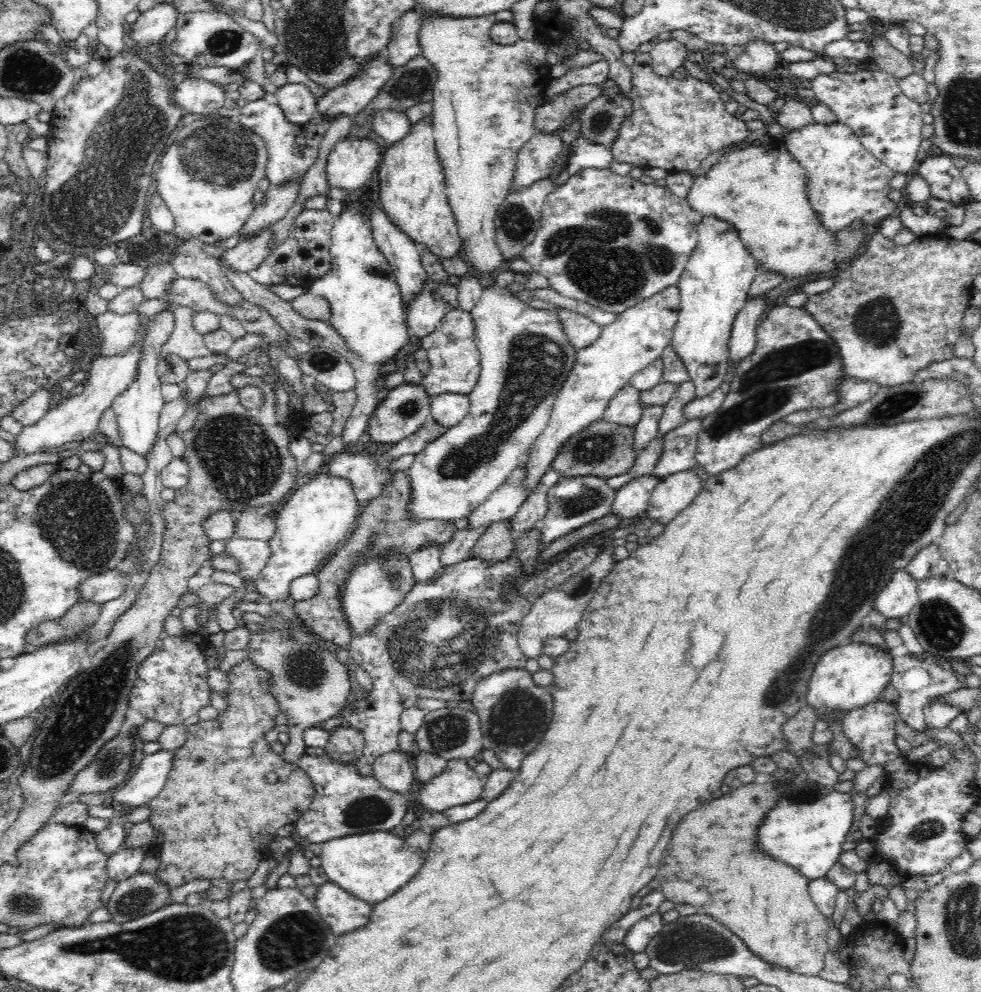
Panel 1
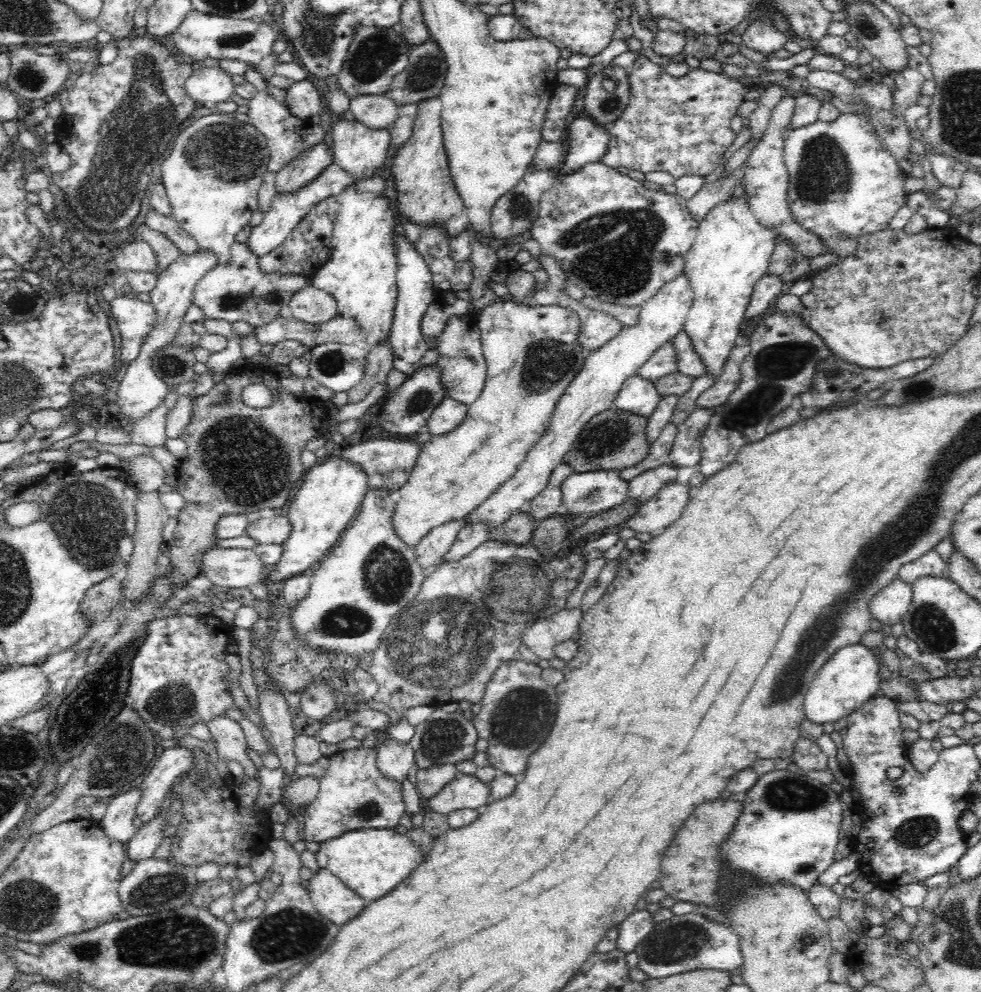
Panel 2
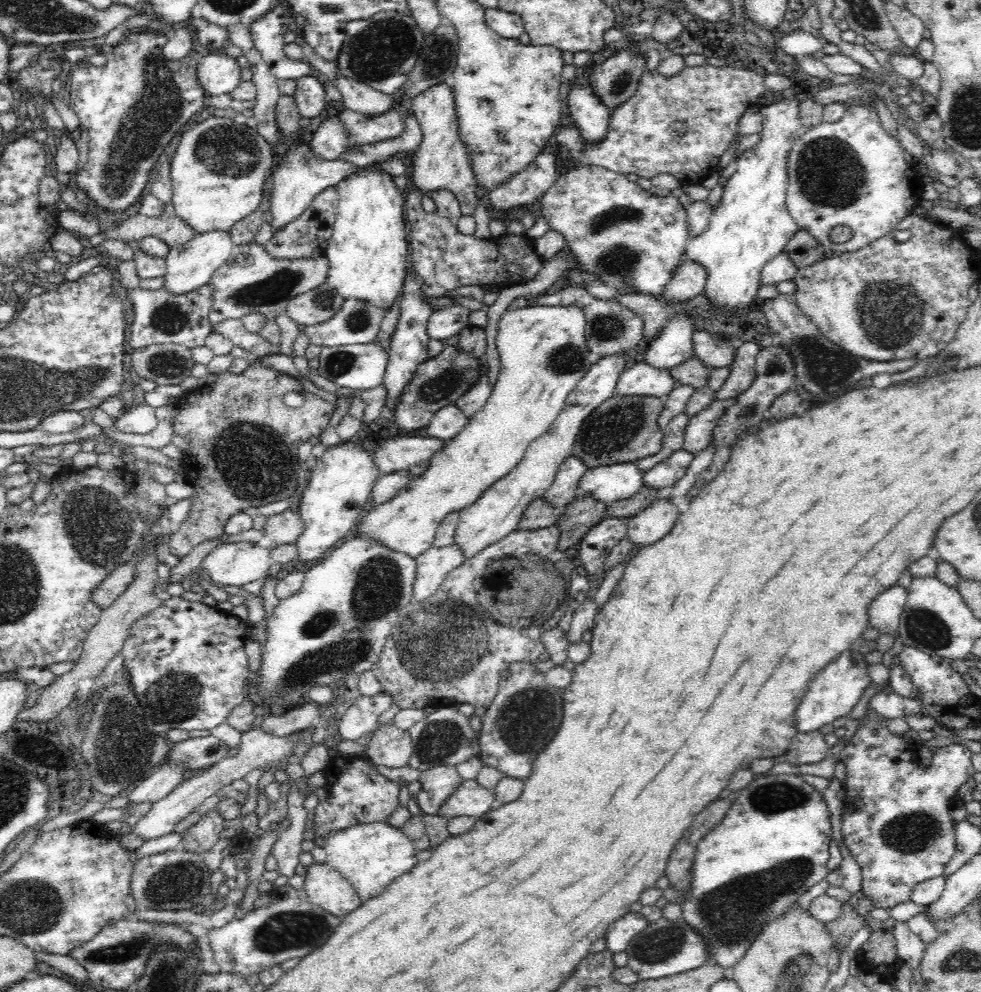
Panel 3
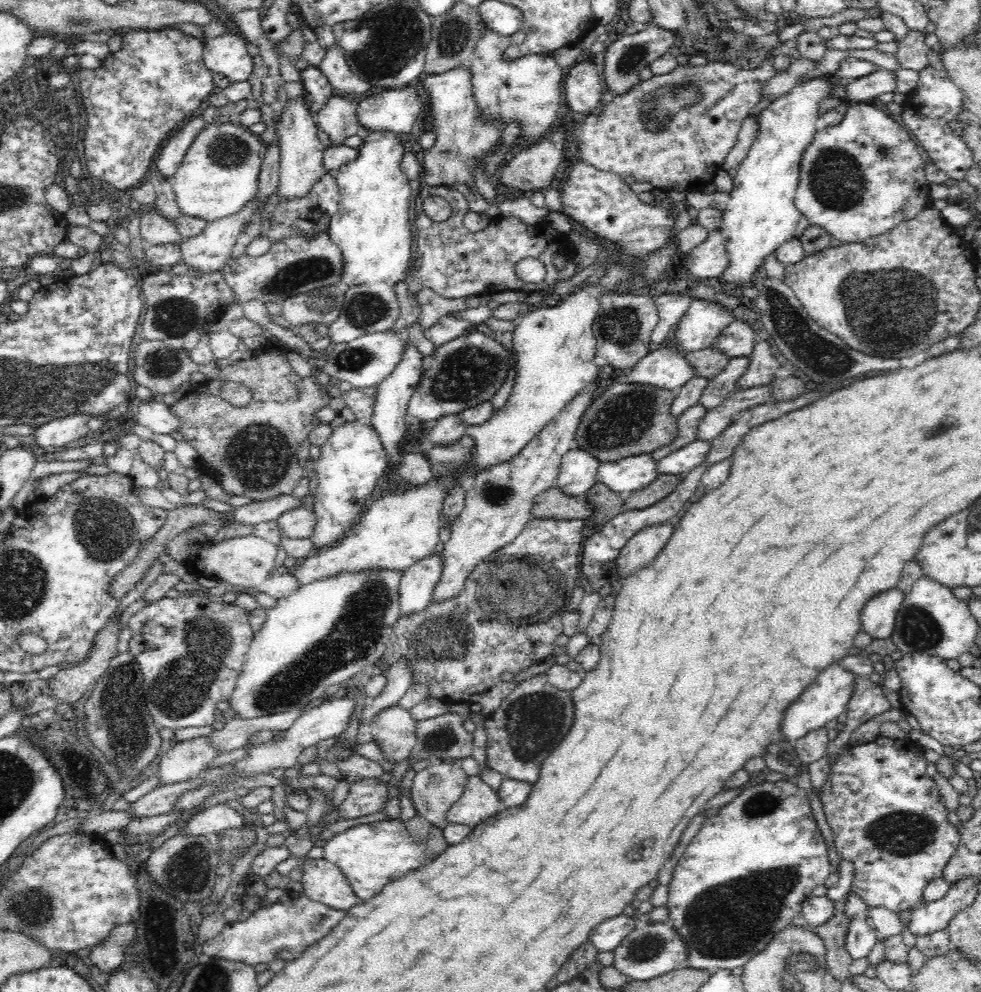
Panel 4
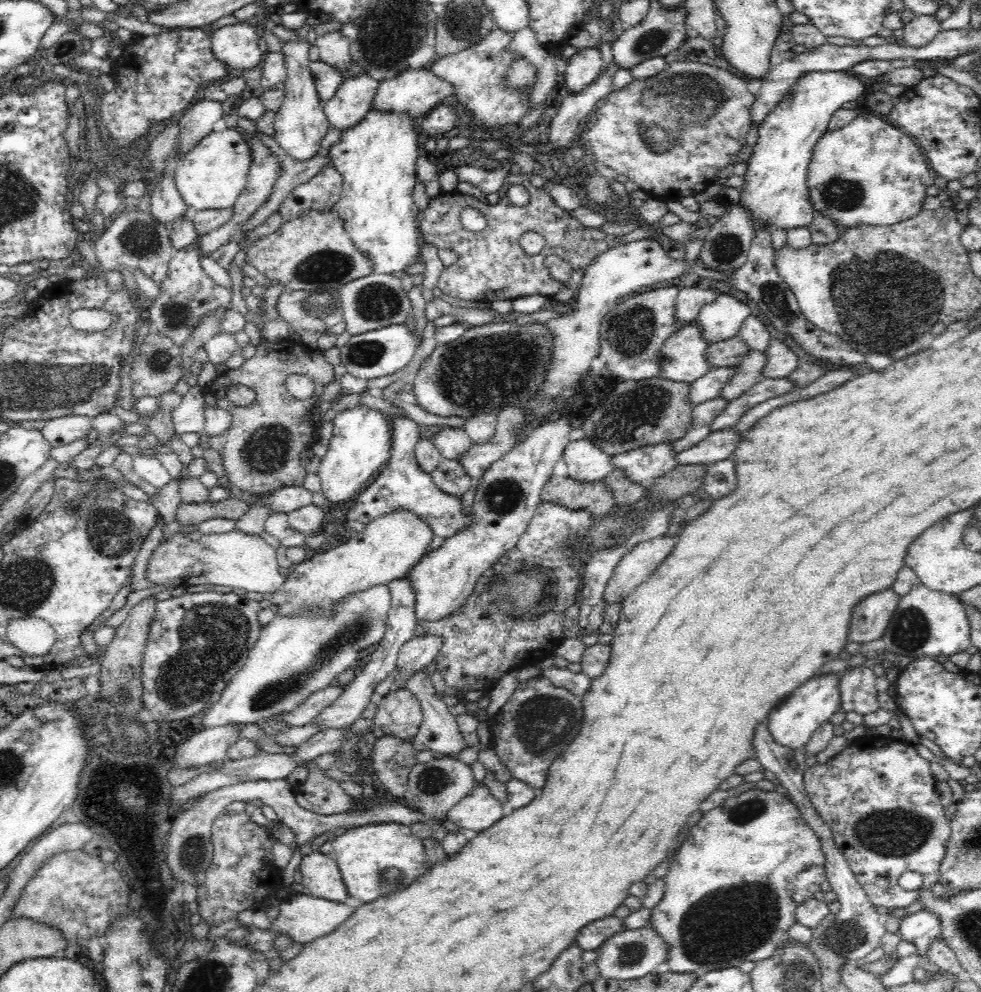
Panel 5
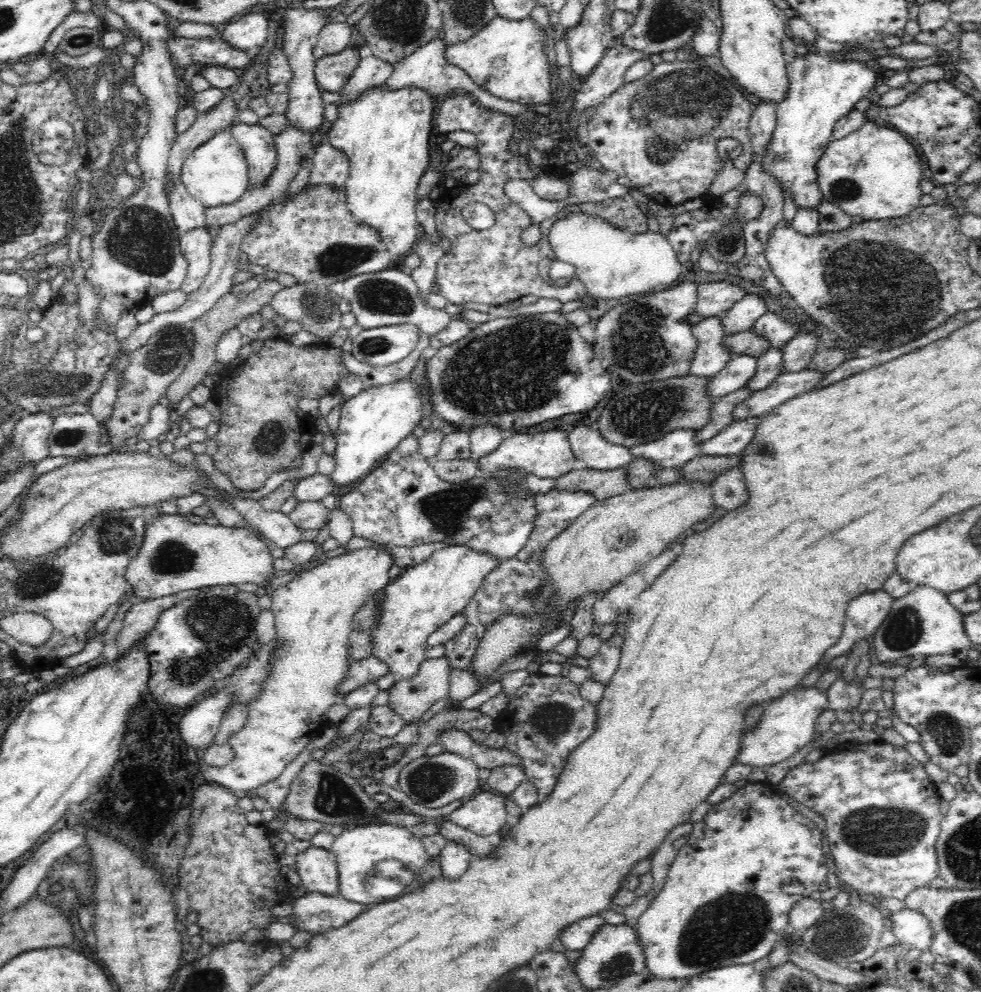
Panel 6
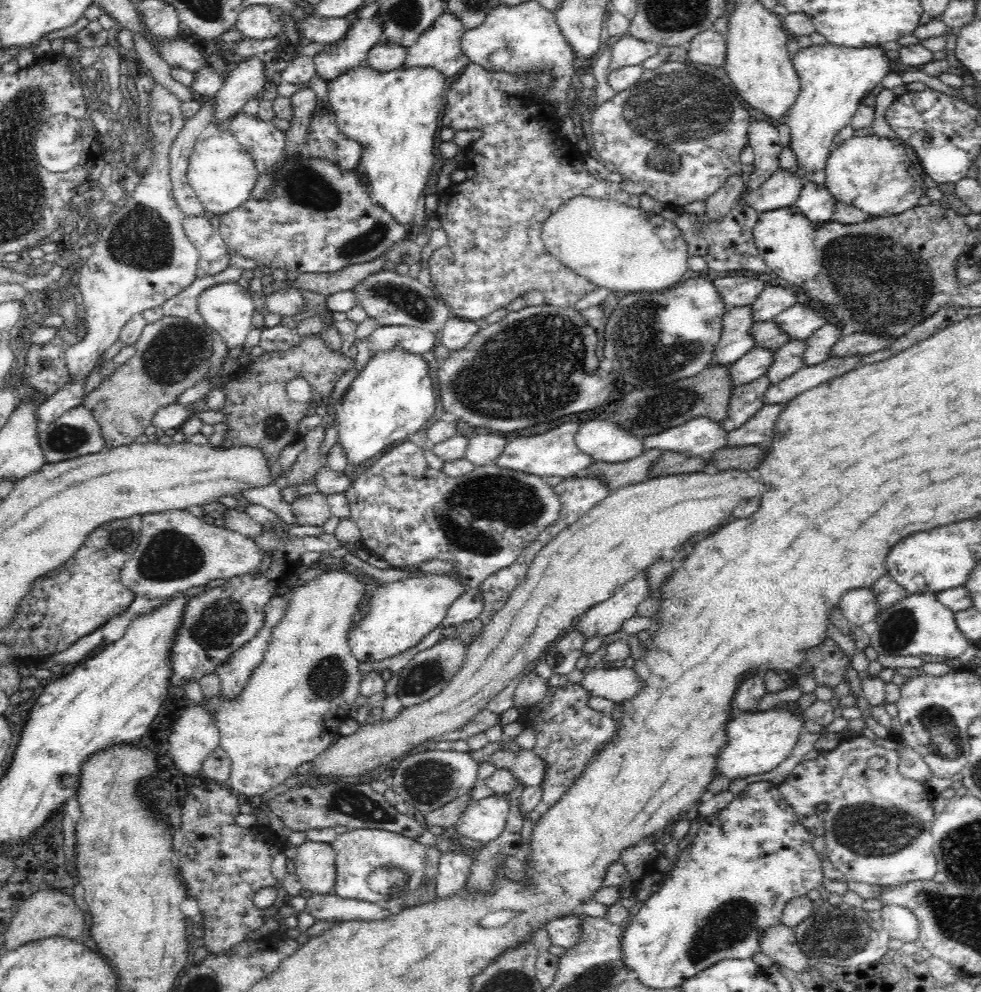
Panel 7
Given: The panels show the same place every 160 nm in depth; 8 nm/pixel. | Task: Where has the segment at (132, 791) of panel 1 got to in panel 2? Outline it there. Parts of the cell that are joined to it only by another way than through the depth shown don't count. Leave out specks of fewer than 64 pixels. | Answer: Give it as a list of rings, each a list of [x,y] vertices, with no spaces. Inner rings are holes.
[[[173,747],[162,750],[160,758],[152,763],[151,772],[140,787],[142,798],[136,805],[135,813],[142,822],[147,823],[156,816],[175,779],[191,770],[196,762],[194,758],[190,748]]]

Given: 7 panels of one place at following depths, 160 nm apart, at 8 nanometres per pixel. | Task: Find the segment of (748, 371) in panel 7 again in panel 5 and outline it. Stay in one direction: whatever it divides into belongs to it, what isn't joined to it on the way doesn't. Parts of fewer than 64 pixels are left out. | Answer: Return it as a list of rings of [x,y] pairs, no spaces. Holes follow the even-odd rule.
[[[738,365],[730,368],[713,368],[702,378],[690,383],[690,403],[696,406],[714,400],[720,394],[720,388],[726,386],[726,382],[730,381],[736,374]]]

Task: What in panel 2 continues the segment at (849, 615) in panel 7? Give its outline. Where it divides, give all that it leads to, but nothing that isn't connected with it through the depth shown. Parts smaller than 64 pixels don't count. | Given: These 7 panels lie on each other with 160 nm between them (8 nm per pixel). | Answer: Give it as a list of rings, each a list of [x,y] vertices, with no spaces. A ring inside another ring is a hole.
[[[897,577],[872,598],[869,608],[872,618],[879,620],[883,625],[901,622],[909,609],[912,595],[911,584]]]

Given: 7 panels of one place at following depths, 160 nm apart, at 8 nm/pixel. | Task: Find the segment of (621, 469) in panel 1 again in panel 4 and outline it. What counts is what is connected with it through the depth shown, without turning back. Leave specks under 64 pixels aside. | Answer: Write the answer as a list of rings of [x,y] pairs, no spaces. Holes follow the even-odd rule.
[[[616,382],[584,411],[574,445],[594,455],[601,464],[652,453],[676,438],[677,417],[670,413],[674,398],[676,393],[671,390],[648,384]]]

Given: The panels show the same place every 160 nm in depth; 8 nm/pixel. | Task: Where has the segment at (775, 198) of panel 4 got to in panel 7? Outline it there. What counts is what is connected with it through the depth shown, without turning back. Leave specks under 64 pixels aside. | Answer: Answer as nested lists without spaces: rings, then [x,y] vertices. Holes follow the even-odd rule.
[[[826,43],[800,48],[792,58],[800,79],[800,92],[792,108],[786,112],[790,136],[788,145],[792,153],[796,155],[798,168],[804,173],[806,181],[812,181],[818,185],[825,184],[826,172],[824,170],[830,152],[835,149],[835,134],[850,124],[857,108],[862,105],[862,100],[869,96],[871,90],[878,86],[880,80],[890,72],[890,59],[884,51],[882,45],[855,49]]]

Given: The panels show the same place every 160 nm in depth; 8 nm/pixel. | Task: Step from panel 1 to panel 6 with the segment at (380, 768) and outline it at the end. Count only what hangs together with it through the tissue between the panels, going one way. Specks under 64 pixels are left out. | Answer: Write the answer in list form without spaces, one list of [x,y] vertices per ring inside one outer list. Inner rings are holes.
[[[446,657],[424,659],[419,666],[418,672],[409,679],[396,679],[389,688],[388,706],[400,715],[405,725],[418,722],[423,714],[429,710],[438,700],[448,697],[450,688],[450,661]]]

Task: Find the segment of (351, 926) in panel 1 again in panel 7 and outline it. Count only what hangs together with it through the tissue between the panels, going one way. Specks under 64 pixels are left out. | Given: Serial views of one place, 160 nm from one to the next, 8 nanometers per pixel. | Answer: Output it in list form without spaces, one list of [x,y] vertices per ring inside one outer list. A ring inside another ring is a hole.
[[[308,841],[297,847],[295,875],[313,894],[334,893],[336,852],[331,844]]]

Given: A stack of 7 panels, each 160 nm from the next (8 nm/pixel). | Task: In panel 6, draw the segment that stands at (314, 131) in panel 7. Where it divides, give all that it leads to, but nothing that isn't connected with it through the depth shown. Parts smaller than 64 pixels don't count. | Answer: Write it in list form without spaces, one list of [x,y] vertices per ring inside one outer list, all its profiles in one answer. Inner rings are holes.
[[[326,126],[319,131],[322,132],[323,137],[310,157],[312,165],[305,188],[318,185],[328,185],[332,188],[344,187],[350,174],[348,155],[330,144]]]

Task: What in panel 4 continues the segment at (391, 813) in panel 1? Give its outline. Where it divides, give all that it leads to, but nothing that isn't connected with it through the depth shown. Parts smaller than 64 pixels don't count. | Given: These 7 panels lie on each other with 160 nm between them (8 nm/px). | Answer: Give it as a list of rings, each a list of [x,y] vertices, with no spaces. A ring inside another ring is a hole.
[[[372,778],[349,784],[350,792],[338,807],[341,818],[358,818],[386,809],[388,783],[380,784],[378,779]]]

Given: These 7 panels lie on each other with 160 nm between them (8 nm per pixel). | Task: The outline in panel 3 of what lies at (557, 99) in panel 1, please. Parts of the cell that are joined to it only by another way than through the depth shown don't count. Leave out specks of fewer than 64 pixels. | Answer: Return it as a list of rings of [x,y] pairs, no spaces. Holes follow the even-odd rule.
[[[731,65],[685,66],[680,74],[669,77],[645,67],[636,92],[611,111],[607,133],[600,142],[588,145],[573,122],[561,127],[552,139],[568,148],[577,165],[592,164],[649,179],[670,174],[681,180],[684,188],[699,189],[737,135],[742,114],[767,90],[764,78],[755,70]]]

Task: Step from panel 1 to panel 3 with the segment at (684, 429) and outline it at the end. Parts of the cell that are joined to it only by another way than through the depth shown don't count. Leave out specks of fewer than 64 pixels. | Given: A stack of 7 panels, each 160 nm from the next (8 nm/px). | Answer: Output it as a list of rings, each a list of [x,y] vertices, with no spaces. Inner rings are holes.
[[[736,397],[726,400],[714,400],[706,408],[698,411],[688,422],[684,432],[684,444],[682,449],[694,456],[704,450],[712,439],[712,432],[720,420],[720,416],[728,406],[736,404]]]

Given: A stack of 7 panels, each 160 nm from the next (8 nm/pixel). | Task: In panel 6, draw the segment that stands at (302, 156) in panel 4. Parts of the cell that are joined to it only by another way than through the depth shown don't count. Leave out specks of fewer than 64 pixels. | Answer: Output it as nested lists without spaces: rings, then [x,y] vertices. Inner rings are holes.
[[[302,6],[300,8],[288,7],[282,24],[284,39],[281,42],[281,49],[287,56],[290,67],[292,67],[292,80],[287,84],[289,88],[286,92],[288,95],[288,110],[286,110],[285,115],[288,125],[312,132],[326,126],[323,115],[323,96],[314,74],[317,58],[312,55],[312,49],[317,46],[320,31],[323,26],[328,24],[327,18],[331,17],[333,10],[335,8],[323,10],[322,8],[306,9]]]

